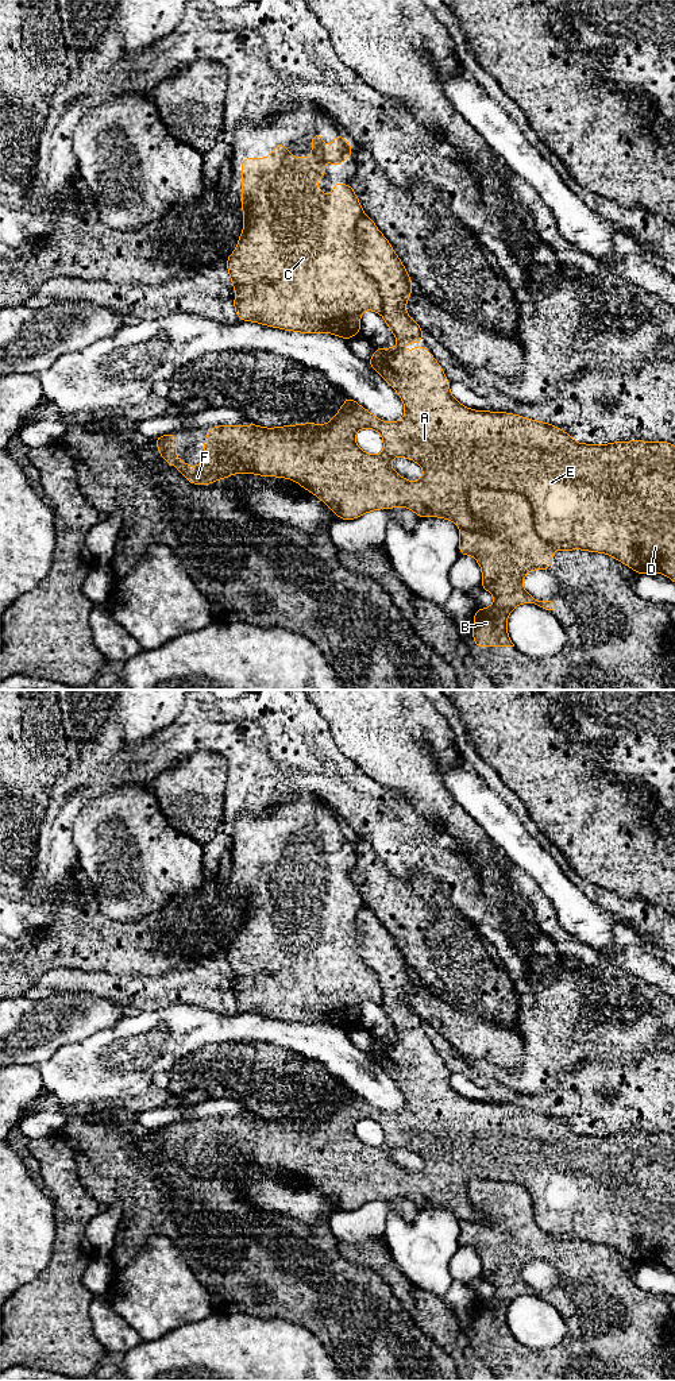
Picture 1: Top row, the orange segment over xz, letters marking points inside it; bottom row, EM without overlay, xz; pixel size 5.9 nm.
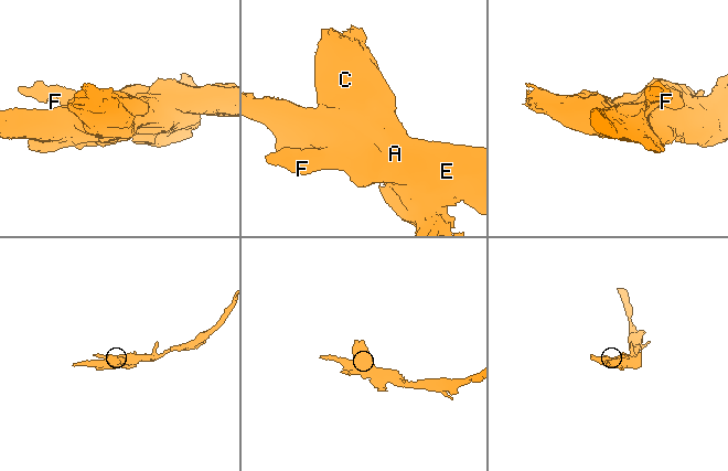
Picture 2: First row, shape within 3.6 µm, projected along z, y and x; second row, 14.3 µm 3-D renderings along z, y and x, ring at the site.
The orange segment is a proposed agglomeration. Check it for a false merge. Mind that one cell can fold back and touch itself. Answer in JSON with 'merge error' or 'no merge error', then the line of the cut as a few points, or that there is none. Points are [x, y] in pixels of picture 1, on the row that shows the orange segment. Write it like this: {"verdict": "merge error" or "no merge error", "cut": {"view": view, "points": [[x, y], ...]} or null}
{"verdict": "merge error", "cut": {"view": "xz", "points": [[467, 490], [523, 494], [535, 532], [555, 547]]}}

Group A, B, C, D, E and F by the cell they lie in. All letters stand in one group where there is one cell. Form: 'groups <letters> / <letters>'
groups A D E F / B C

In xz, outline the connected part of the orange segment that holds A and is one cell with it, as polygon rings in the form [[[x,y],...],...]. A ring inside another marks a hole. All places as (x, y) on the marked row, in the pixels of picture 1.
[[[370,217],[359,219],[355,232],[358,263],[366,275],[377,283],[383,300],[381,315],[398,340],[396,348],[375,347],[374,356],[367,360],[367,364],[400,394],[405,405],[405,417],[397,423],[381,421],[346,396],[340,410],[328,424],[323,425],[306,423],[262,428],[252,423],[250,427],[219,425],[211,428],[204,441],[202,456],[205,460],[198,462],[197,468],[177,459],[176,433],[159,436],[154,439],[154,443],[166,463],[176,466],[192,485],[211,485],[236,472],[288,478],[296,481],[306,491],[312,491],[338,514],[339,520],[354,520],[377,509],[405,506],[418,517],[441,517],[454,521],[460,529],[487,532],[479,518],[468,510],[468,490],[481,487],[518,493],[529,499],[533,526],[543,541],[560,551],[602,552],[633,568],[637,575],[657,572],[675,582],[675,444],[664,440],[655,443],[616,441],[603,445],[582,444],[572,440],[570,433],[556,425],[513,413],[481,412],[463,406],[451,396],[450,381],[427,347],[413,348],[408,355],[404,351],[405,342],[423,342],[424,331],[404,308],[412,293],[412,279],[402,262]],[[360,428],[373,428],[381,433],[385,445],[382,455],[370,455],[356,445],[355,433]],[[393,456],[417,462],[424,470],[424,477],[417,482],[400,477],[390,466]]]

